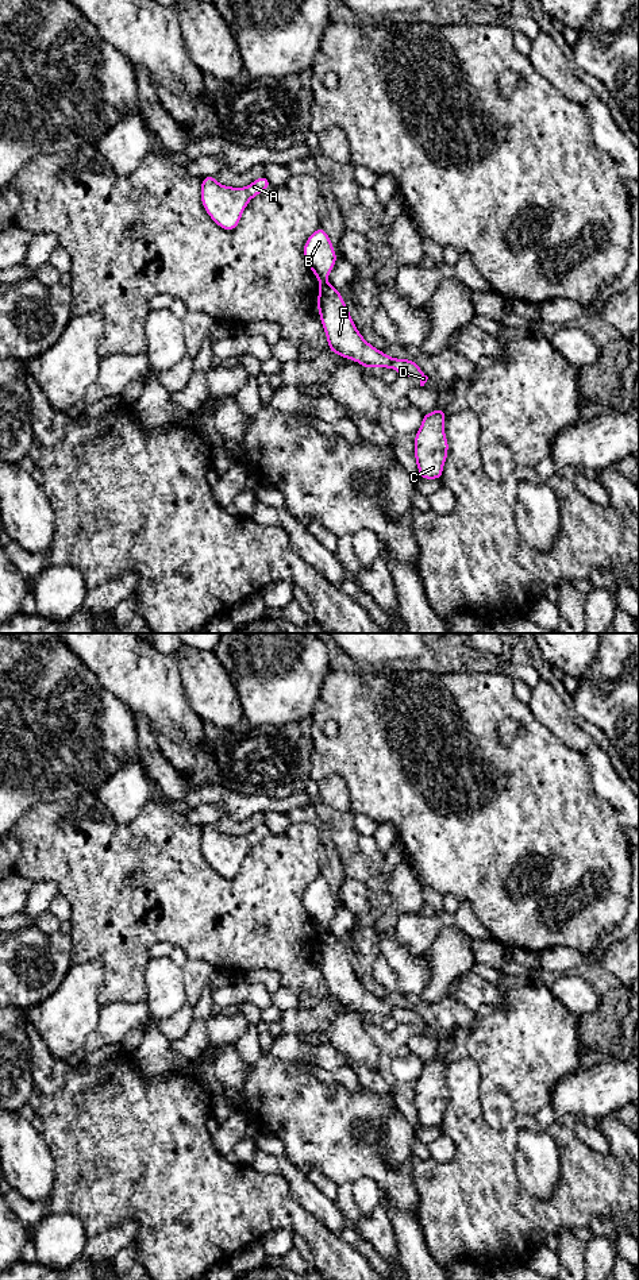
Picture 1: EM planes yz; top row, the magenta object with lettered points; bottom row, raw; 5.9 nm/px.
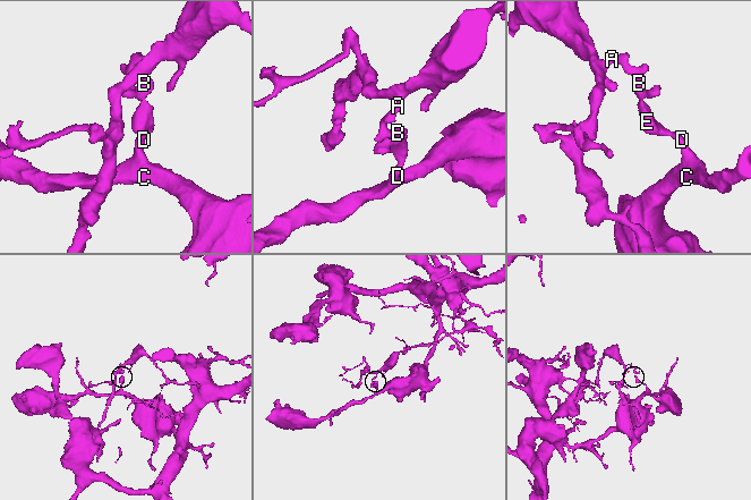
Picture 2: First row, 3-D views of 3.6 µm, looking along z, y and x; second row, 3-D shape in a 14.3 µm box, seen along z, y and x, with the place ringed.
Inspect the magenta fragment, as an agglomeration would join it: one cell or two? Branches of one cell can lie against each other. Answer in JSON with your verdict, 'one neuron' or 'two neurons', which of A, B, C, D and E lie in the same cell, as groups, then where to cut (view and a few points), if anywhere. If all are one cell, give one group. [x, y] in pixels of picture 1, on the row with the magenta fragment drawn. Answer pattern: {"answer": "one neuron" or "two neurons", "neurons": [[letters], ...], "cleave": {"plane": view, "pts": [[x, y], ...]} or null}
{"answer": "two neurons", "neurons": [["A", "B"], ["C", "D", "E"]], "cleave": {"plane": "yz", "pts": [[320, 280], [326, 281]]}}

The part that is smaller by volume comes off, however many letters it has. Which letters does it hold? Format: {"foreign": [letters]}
{"foreign": ["A", "B"]}

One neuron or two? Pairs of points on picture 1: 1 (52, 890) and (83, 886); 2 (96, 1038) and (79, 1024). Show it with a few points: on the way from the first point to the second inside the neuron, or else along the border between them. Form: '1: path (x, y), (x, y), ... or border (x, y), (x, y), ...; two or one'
1: border (34, 882), (53, 882), (60, 893); two
2: border (101, 1007), (97, 1026), (87, 1038), (83, 1049); two

